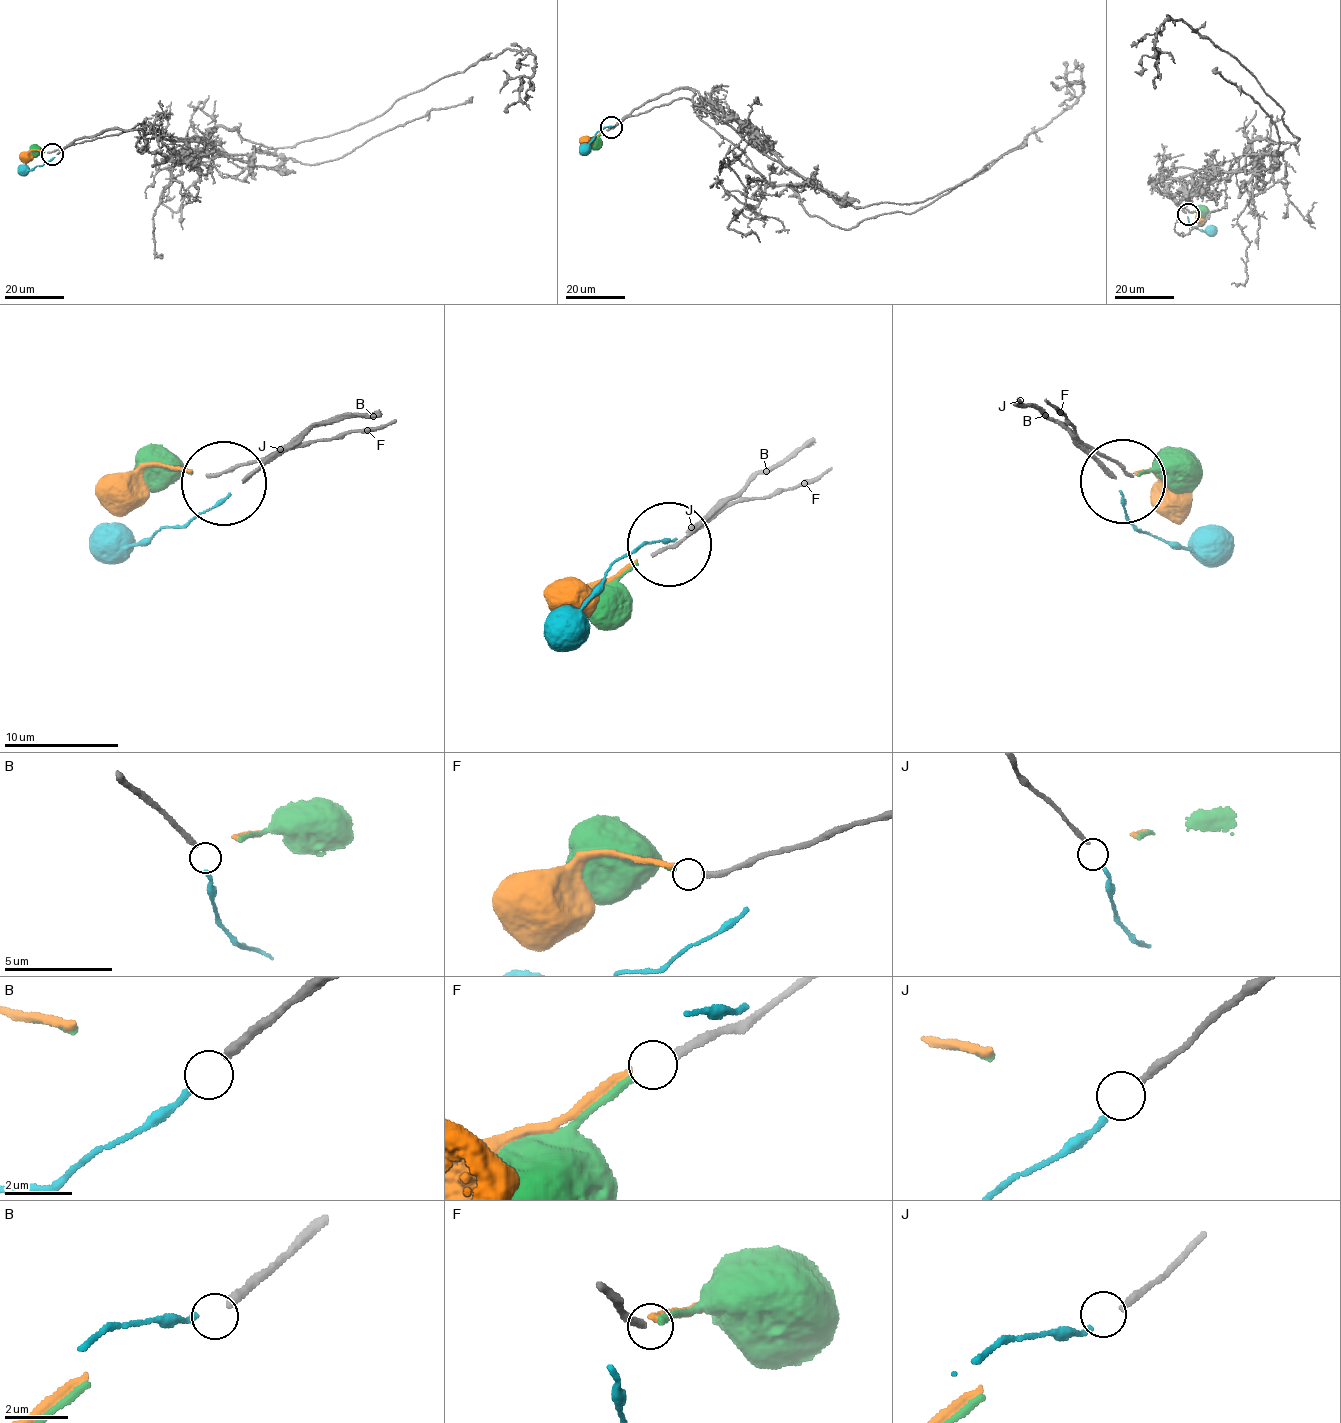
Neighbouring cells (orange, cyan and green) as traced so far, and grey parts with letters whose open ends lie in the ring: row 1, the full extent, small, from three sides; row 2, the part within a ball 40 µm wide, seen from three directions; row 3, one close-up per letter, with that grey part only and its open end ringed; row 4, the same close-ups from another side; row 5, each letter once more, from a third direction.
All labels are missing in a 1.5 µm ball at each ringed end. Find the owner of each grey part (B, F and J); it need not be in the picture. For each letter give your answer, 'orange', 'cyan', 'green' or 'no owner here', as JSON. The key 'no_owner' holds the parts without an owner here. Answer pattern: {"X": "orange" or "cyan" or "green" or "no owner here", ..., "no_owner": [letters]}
{"B": "no owner here", "F": "green", "J": "cyan", "no_owner": ["B"]}

